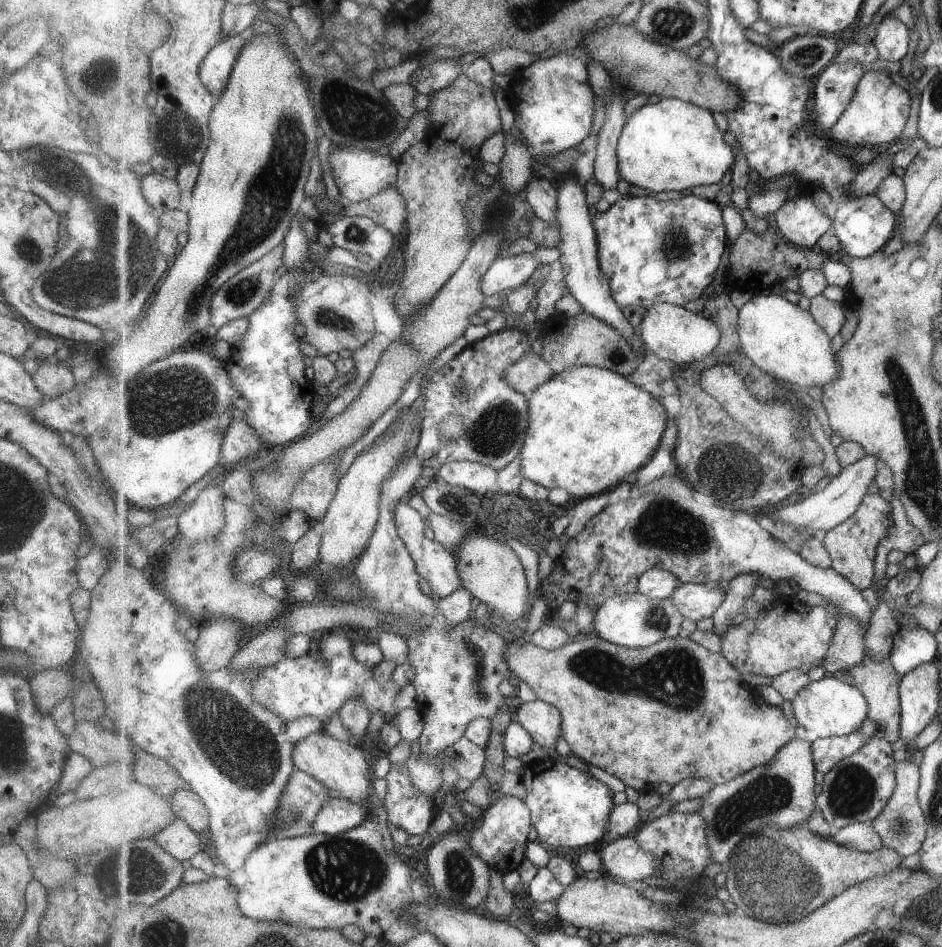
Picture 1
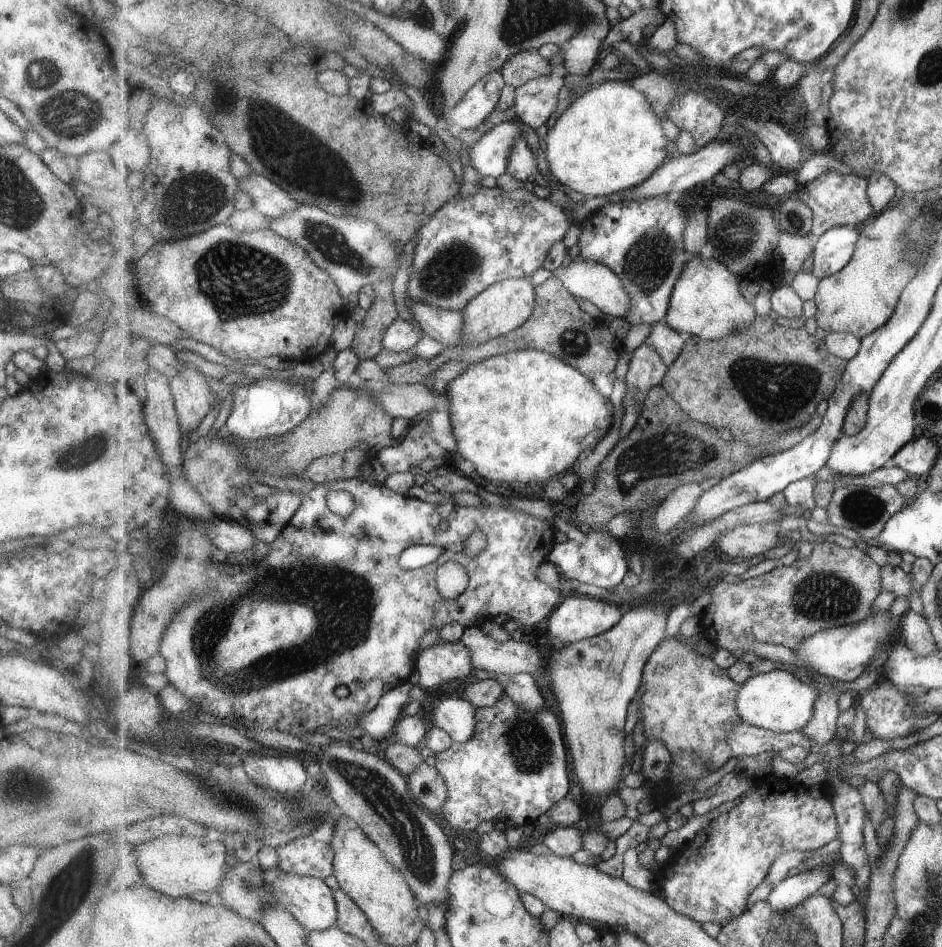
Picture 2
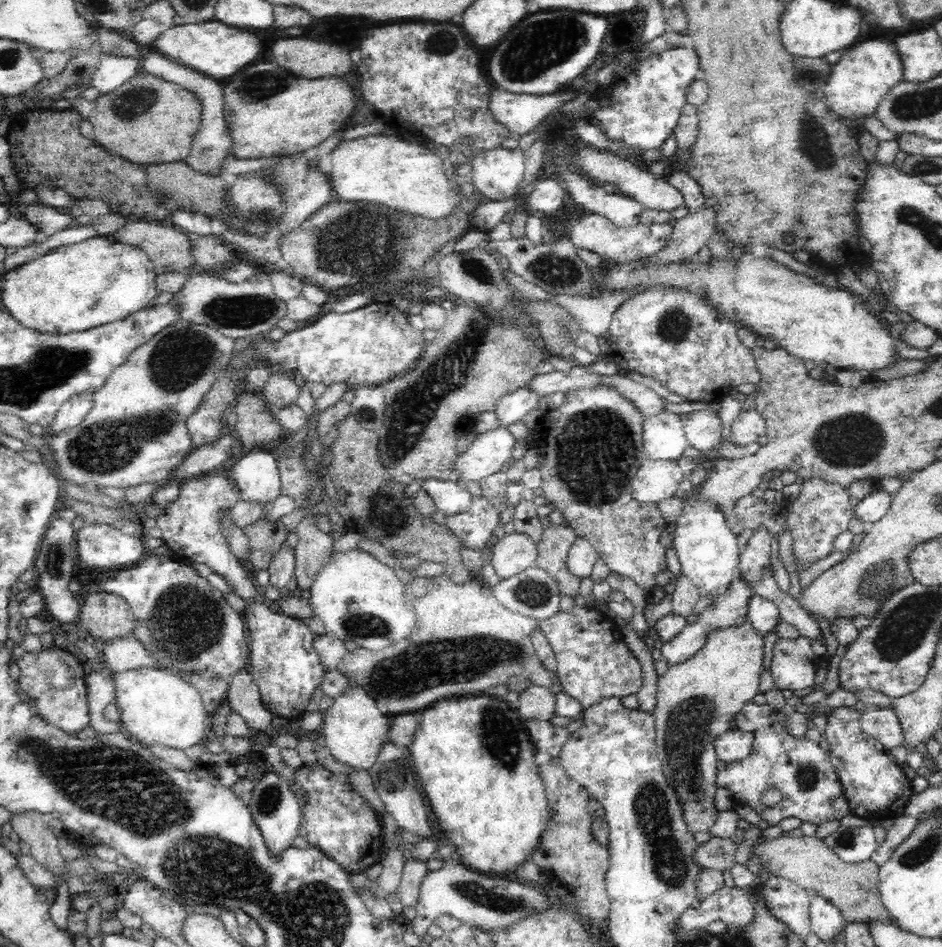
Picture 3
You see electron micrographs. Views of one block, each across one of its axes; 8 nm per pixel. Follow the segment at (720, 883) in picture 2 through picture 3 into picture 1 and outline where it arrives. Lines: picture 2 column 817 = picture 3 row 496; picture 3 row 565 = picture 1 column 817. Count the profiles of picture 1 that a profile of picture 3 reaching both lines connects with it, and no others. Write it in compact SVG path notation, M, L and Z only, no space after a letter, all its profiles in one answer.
M809 737L807 740L795 738L781 748L781 751L775 756L769 764L753 768L751 772L734 778L727 784L715 785L715 788L704 796L701 800L703 805L698 813L707 821L707 844L711 848L714 860L726 861L734 856L735 848L739 846L741 840L749 834L759 833L767 826L775 826L775 828L795 828L795 826L803 826L807 824L807 820L811 818L811 814L818 809L817 794L815 794L815 776L818 769L815 766L814 753L812 752L813 741Z

